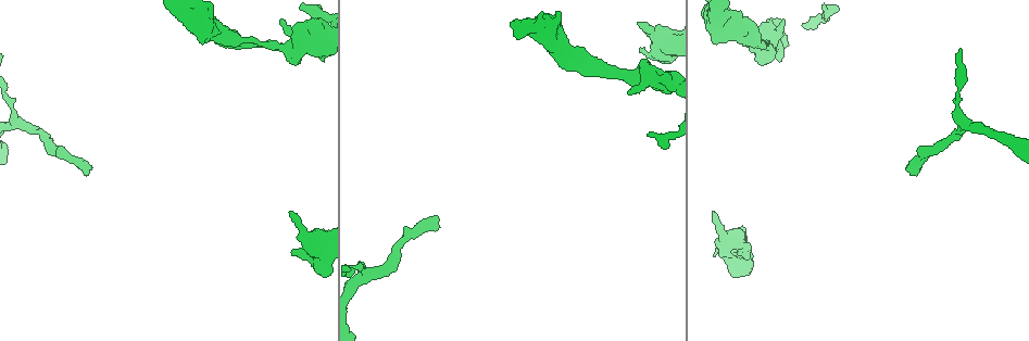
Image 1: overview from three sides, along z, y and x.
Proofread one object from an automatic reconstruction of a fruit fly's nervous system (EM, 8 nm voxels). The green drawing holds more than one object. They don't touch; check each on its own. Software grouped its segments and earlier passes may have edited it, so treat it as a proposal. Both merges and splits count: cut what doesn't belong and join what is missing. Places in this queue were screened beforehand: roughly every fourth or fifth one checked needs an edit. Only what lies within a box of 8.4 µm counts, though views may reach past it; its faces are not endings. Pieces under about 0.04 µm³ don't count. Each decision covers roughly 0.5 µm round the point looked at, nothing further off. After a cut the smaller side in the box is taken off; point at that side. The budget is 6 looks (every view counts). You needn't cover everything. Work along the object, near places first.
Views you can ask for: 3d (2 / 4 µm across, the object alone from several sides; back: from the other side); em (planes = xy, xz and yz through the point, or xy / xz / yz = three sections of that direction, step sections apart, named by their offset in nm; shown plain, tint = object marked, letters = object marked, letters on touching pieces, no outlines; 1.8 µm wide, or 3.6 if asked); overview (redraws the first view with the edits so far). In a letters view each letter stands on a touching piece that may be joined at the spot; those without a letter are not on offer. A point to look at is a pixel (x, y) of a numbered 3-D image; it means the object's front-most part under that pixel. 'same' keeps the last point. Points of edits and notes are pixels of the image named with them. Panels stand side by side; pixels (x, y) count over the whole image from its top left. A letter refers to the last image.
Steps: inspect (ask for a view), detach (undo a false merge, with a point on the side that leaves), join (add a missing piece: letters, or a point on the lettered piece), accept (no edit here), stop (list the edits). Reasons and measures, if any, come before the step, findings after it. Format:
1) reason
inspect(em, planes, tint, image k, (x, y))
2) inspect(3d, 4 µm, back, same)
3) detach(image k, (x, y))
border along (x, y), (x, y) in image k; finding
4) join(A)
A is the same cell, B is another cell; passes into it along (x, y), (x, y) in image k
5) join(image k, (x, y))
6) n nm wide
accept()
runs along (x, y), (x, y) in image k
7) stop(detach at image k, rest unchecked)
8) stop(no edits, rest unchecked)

an open end
inspect(3d, 2 µm, image 1, (911, 174))

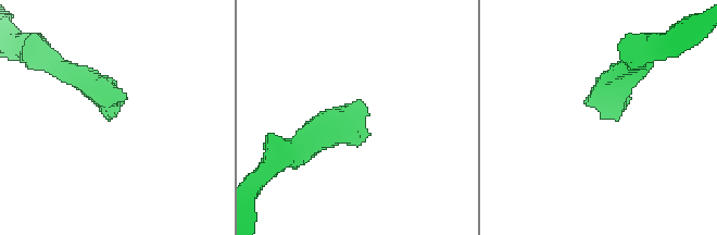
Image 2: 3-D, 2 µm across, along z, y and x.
need the tissue
inspect(em, planes, plain, image 2, (355, 115))

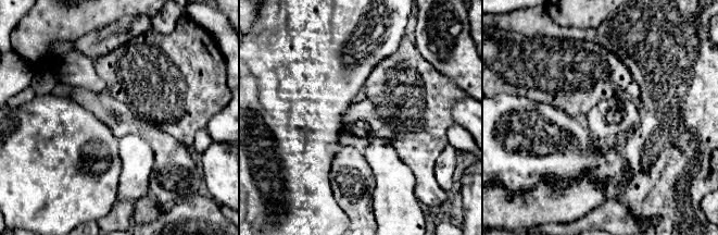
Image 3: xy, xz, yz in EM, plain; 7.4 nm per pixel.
see the neighbours
inspect(em, planes, letters, same)

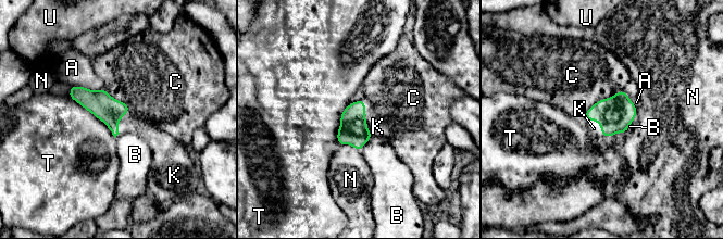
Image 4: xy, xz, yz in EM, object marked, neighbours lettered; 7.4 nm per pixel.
200 nm wide
join(K)
K is the same cell, A, B, C, N, T and U are other cells; passes into it along (353, 130), (364, 117), (377, 126) in image 4; it goes on there

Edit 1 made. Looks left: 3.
branch stops here
inspect(3d, 4 µm, image 1, (297, 44))

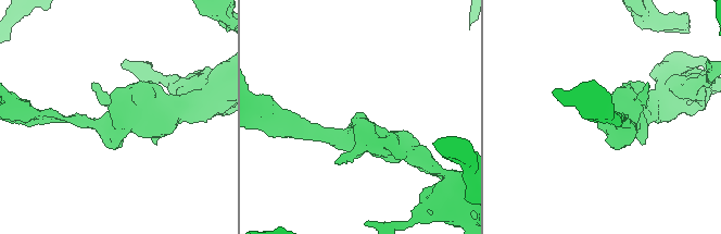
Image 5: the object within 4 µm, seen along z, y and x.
now the EM
inspect(em, planes, letters, image 5, (117, 120))

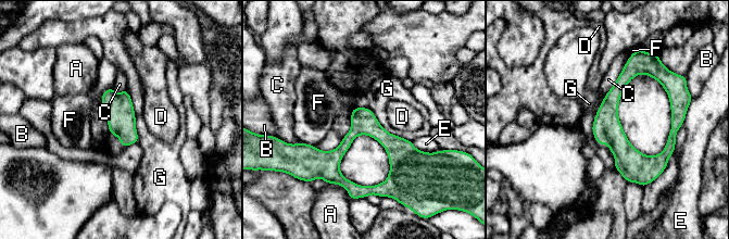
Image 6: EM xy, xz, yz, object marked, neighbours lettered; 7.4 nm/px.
accept()
A, B, C, D, E, F and G are other cells; border along (126, 88), (134, 110), (138, 142) in image 6; none of them fits

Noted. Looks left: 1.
tapers out
inspect(em, planes, letters, image 1, (642, 49))

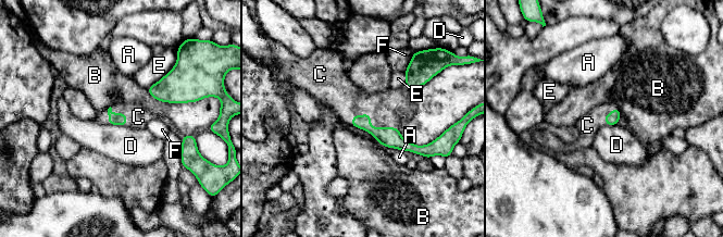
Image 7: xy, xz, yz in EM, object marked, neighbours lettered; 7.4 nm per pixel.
join(C)
C is the same cell, A, B, D, E and F are other cells; the cell continues

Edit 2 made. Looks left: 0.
stop(join at image 4, join at image 7, rest unchecked)

